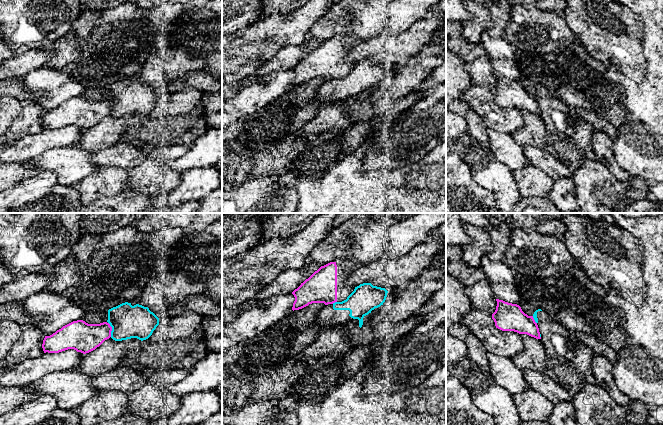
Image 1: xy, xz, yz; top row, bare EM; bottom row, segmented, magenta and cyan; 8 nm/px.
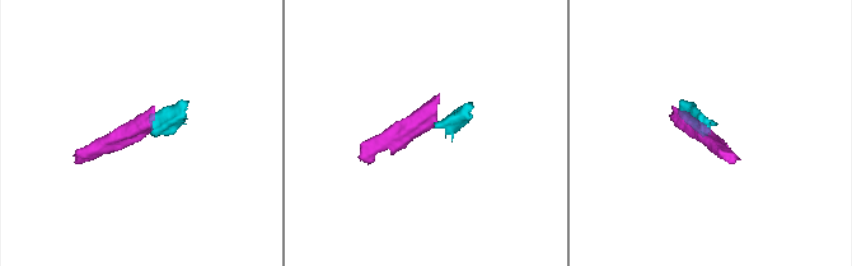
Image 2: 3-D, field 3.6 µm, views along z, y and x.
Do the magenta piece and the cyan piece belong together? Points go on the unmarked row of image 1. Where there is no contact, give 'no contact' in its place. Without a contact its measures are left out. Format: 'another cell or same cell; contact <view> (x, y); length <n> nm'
another cell; contact xy (111, 105); length 120 nm

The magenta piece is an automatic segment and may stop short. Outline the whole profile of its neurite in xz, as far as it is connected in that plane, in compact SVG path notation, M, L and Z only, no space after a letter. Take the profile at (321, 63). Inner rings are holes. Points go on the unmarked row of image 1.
M338 34L321 42L292 68L295 73L292 86L312 79L328 81L346 76L355 65L355 62L348 62L346 58L356 46L358 44L350 35L344 37Z

